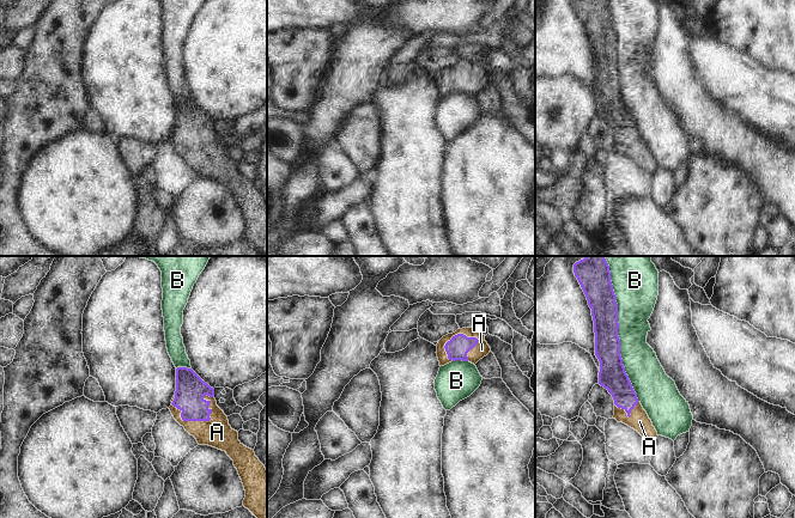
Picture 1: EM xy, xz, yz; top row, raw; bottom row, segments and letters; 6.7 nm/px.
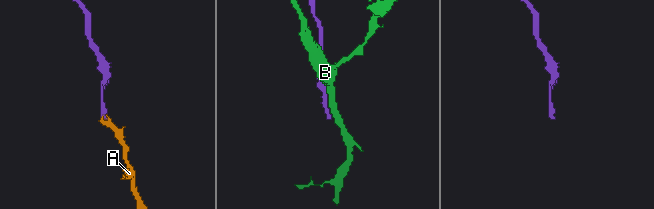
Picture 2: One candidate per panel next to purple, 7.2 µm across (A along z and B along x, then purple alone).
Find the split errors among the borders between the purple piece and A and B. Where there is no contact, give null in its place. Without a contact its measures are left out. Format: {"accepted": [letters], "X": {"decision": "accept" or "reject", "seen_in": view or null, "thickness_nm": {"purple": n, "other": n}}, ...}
{"accepted": ["A"], "A": {"decision": "accept", "seen_in": "xy", "thickness_nm": {"purple": 200, "other": 200}}, "B": {"decision": "reject", "seen_in": "yz", "thickness_nm": {"purple": 180, "other": 240}}}

